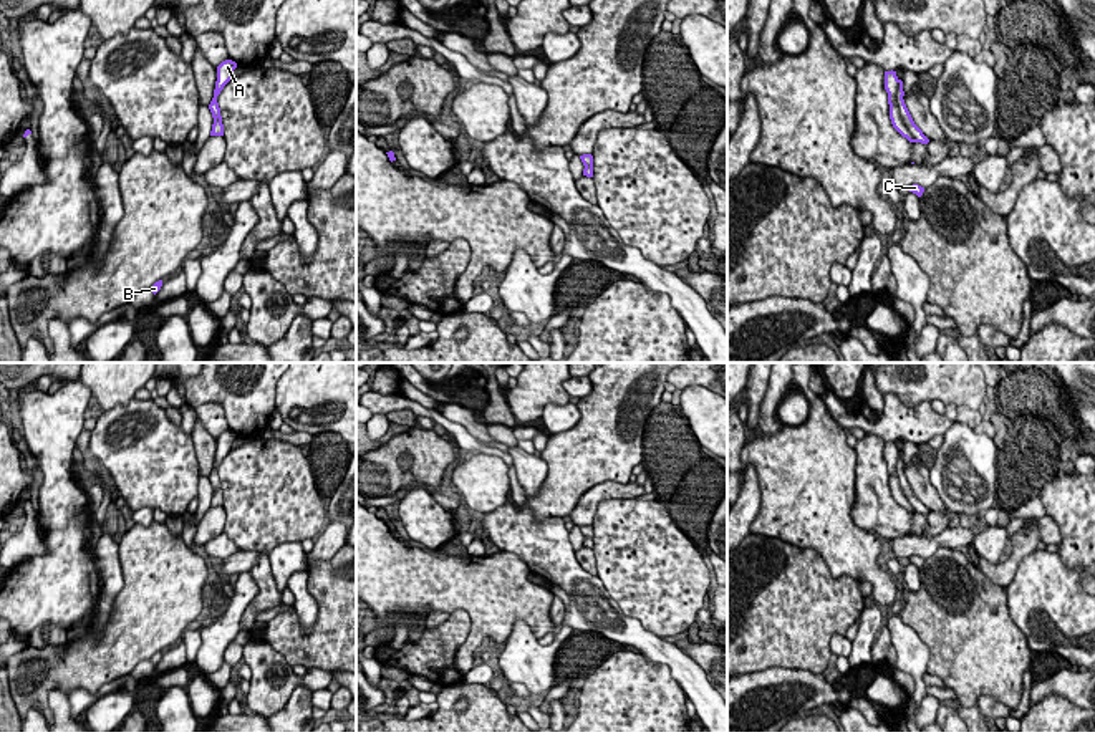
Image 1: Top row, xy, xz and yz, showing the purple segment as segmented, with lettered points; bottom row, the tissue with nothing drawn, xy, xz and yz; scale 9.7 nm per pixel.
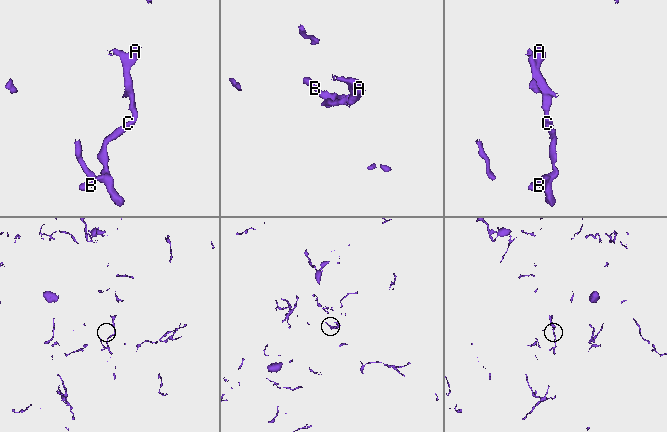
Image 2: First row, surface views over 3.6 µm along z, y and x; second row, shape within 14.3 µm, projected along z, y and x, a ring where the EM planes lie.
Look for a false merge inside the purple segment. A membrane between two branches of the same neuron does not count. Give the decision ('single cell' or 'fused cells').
fused cells

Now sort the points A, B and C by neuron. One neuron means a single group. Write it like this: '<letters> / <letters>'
A / B C

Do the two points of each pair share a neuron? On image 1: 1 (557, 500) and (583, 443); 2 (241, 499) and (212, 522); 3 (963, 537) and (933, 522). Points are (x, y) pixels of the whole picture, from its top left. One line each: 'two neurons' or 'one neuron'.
1: one neuron
2: two neurons
3: two neurons

